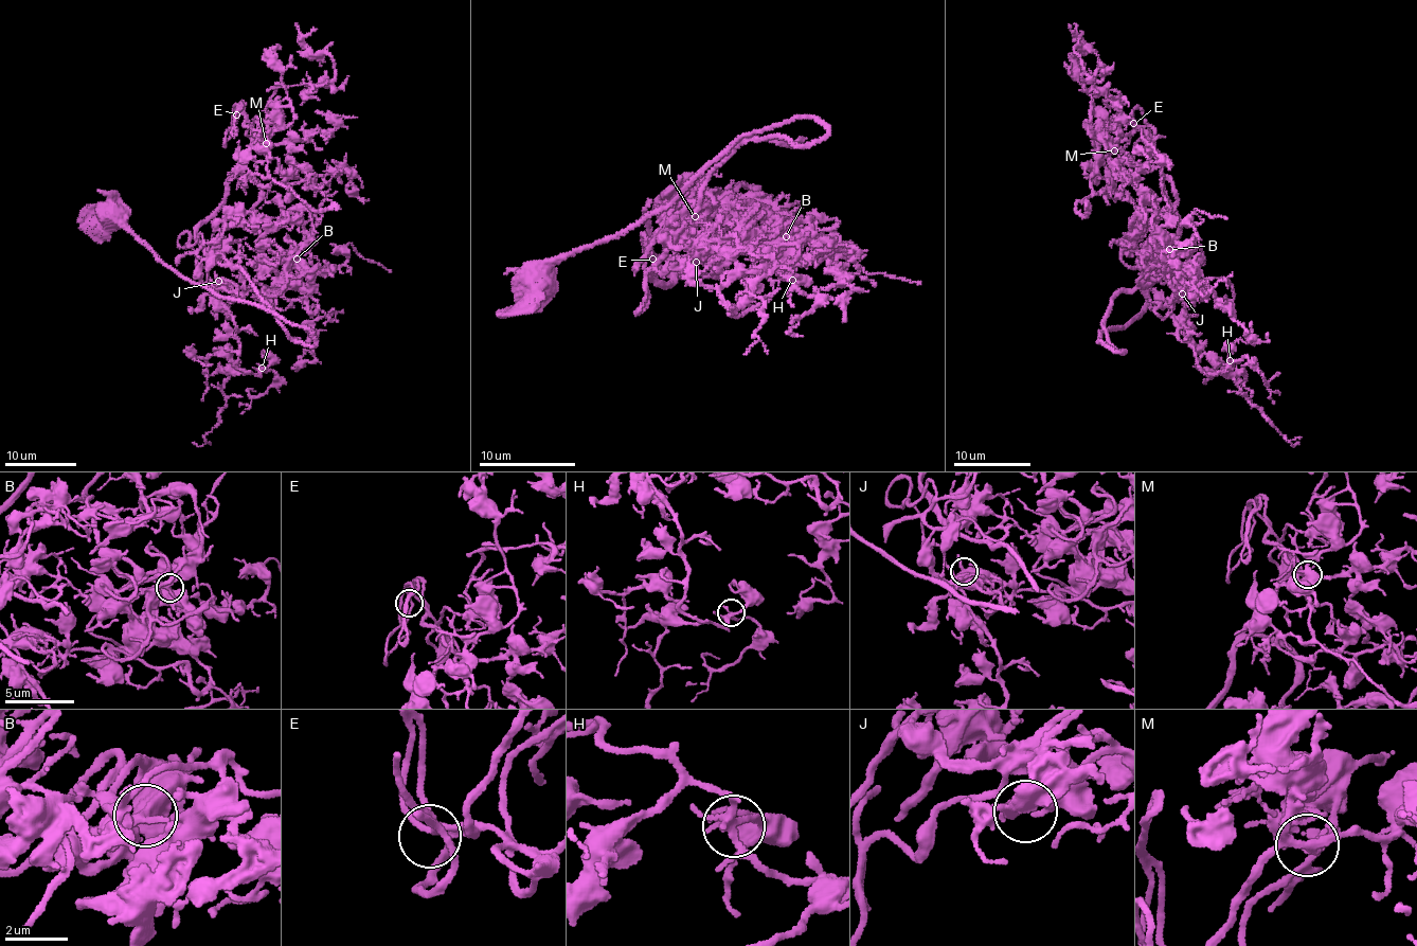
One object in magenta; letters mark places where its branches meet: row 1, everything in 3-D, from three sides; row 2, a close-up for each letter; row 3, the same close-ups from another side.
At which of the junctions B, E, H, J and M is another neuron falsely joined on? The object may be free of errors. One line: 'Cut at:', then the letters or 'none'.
Cut at: none

